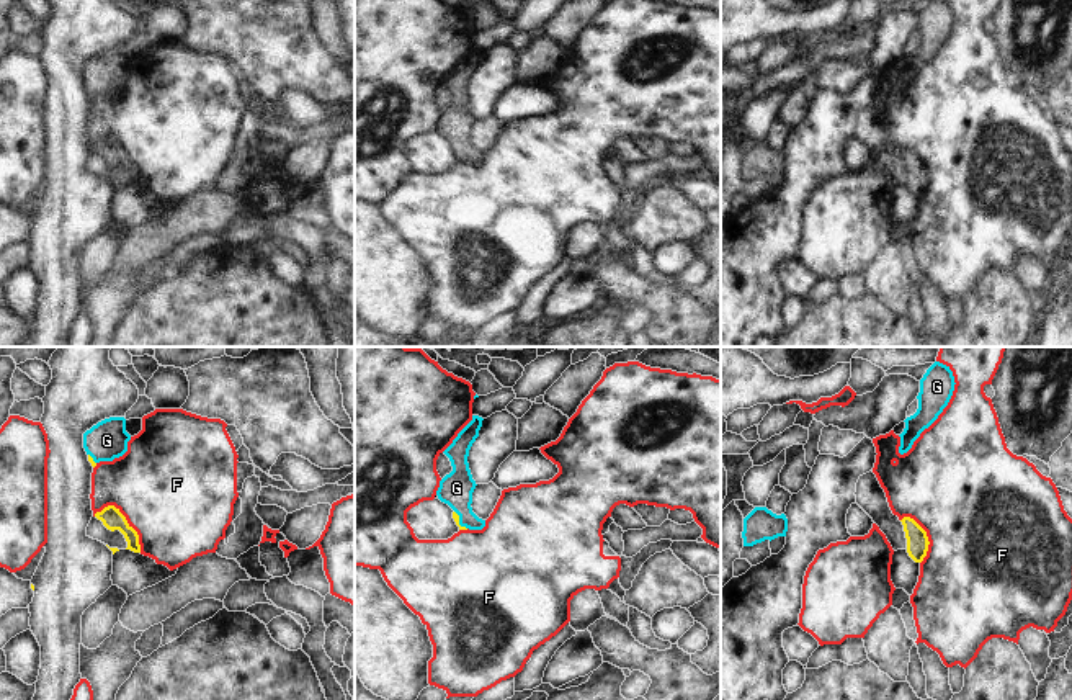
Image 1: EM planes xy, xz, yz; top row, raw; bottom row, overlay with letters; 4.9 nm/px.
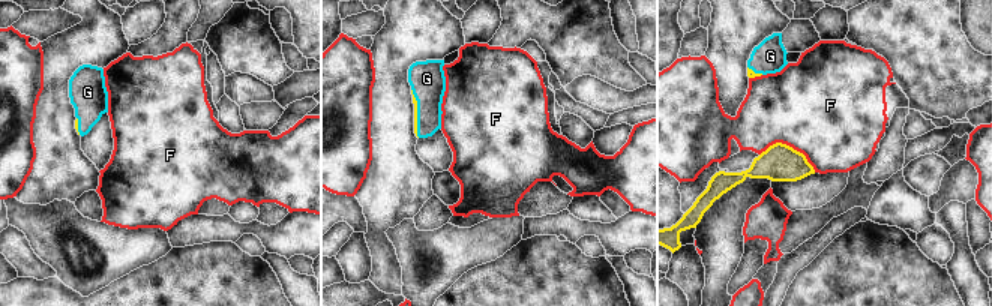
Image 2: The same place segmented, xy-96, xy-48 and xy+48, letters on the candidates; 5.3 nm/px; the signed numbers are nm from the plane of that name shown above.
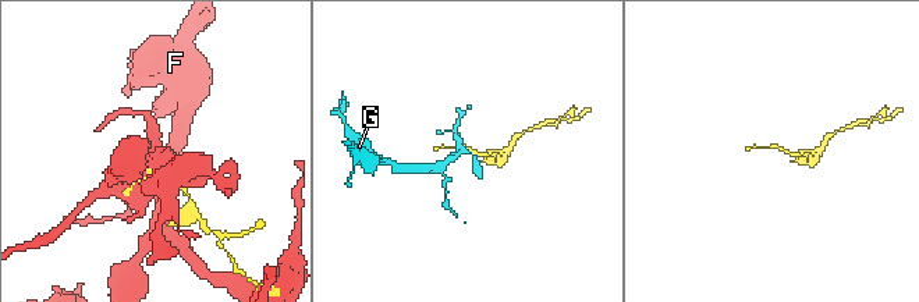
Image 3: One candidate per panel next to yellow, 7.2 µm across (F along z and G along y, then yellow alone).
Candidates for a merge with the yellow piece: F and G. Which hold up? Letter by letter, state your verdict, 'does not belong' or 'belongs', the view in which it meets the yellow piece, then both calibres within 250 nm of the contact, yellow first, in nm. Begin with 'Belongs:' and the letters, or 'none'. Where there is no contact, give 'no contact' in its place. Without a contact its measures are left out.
Belongs: G
F: does not belong; contact in xy; calibres 100 and 480 nm
G: belongs; contact in xz; calibres 30 and 160 nm

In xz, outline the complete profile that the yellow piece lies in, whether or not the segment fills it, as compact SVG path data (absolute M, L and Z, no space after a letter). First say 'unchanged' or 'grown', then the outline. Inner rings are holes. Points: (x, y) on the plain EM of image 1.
grown | M472 49L472 54L443 85L449 92L453 105L440 114L436 129L454 144L453 152L459 164L482 164L485 160L485 154L479 152L471 141L472 126L477 118L467 96L469 83L479 70L482 54L482 51Z

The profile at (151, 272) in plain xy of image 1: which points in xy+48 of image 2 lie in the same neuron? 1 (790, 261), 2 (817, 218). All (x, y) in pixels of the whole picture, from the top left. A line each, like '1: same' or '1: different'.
1: same
2: different

